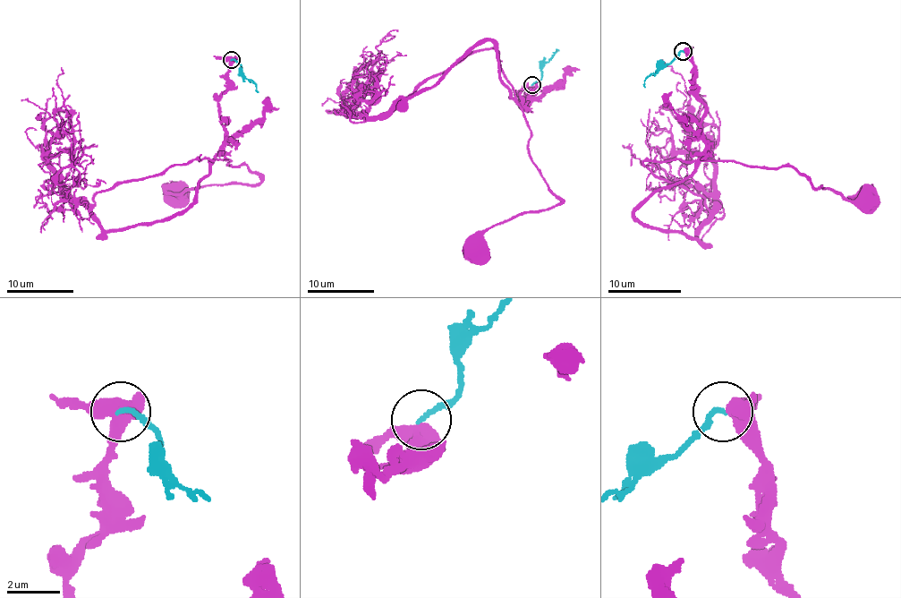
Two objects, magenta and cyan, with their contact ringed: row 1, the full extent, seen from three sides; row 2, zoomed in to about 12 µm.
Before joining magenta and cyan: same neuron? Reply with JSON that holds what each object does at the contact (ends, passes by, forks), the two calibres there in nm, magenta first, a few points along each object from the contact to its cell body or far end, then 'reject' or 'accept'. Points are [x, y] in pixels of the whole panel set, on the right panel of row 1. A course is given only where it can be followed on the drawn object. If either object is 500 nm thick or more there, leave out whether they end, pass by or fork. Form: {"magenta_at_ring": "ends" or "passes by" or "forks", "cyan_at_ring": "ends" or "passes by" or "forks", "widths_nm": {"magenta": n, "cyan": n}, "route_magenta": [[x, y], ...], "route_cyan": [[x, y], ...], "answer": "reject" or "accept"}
{"magenta_at_ring": "forks", "cyan_at_ring": "ends", "widths_nm": {"magenta": 440, "cyan": 160}, "route_magenta": [[684, 51], [693, 65], [693, 84], [702, 104], [708, 160], [792, 166], [816, 188], [845, 199], [869, 199]], "route_cyan": [[682, 51], [644, 81], [646, 88]], "answer": "reject"}

